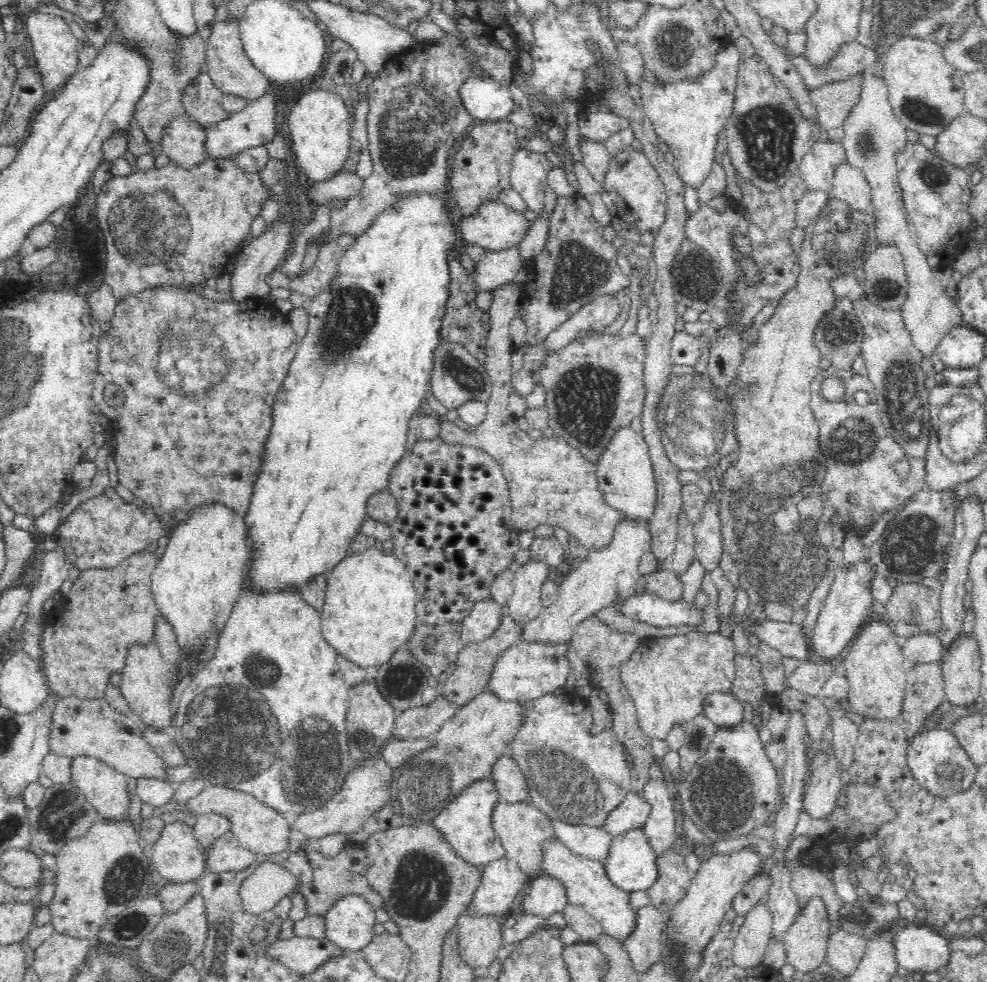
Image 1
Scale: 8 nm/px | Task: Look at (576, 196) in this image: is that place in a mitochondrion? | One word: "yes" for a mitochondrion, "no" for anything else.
no

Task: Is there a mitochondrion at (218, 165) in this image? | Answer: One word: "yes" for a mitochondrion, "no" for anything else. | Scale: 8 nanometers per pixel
no

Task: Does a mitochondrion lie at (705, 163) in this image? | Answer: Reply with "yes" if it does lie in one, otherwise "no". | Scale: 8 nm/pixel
no

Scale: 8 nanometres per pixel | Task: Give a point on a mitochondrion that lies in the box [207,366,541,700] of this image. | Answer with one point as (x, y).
(401, 680)

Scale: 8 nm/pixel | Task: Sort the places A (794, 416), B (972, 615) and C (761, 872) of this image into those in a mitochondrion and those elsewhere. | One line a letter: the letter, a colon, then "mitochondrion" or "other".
A: other
B: other
C: other

